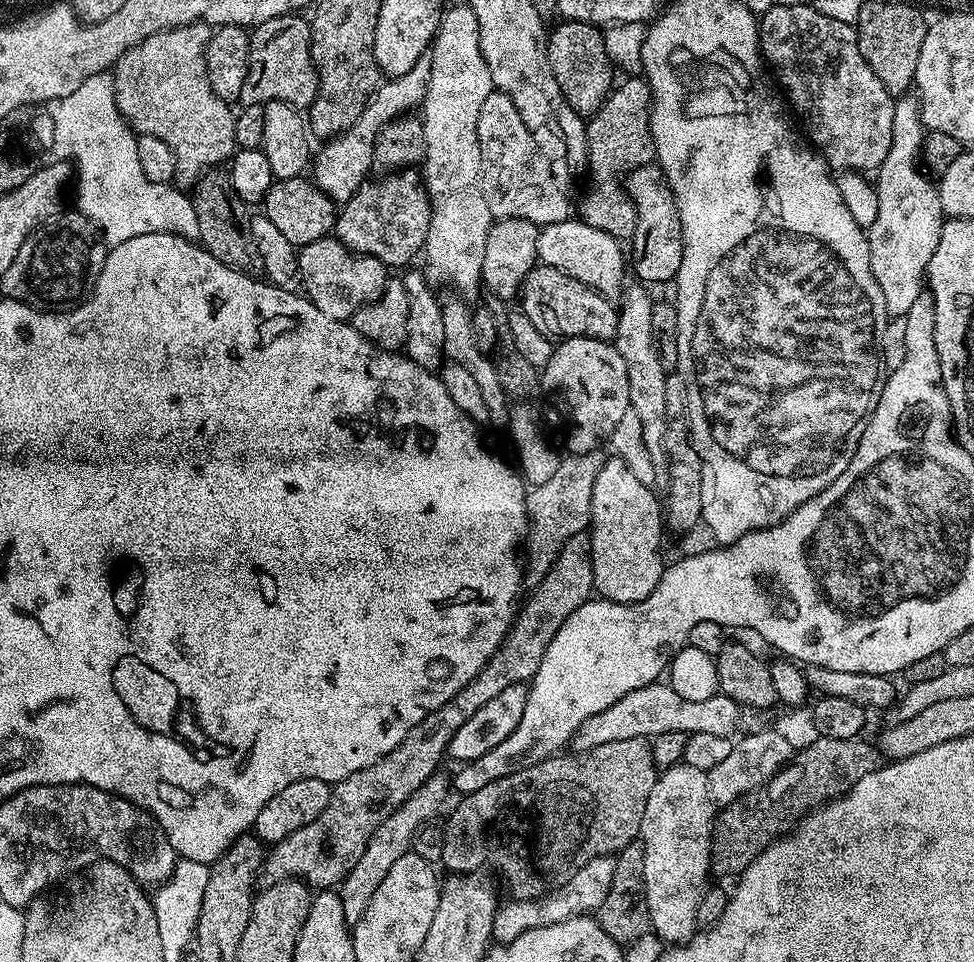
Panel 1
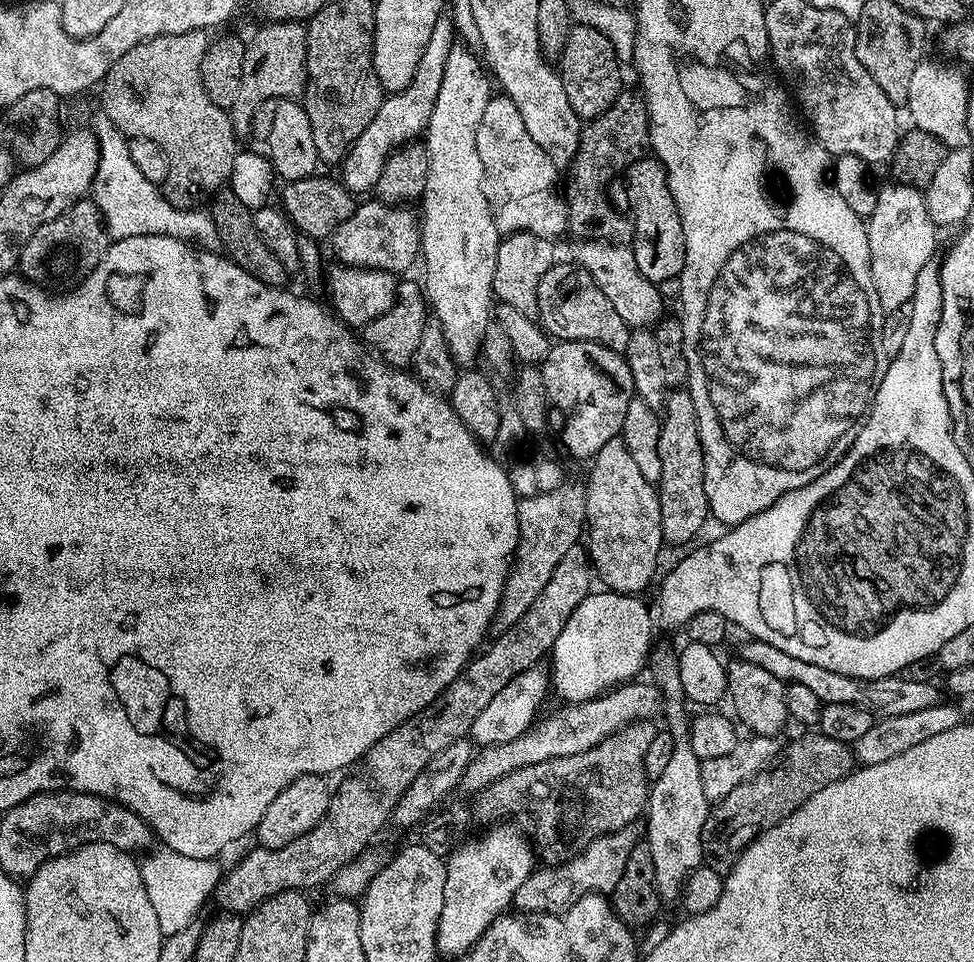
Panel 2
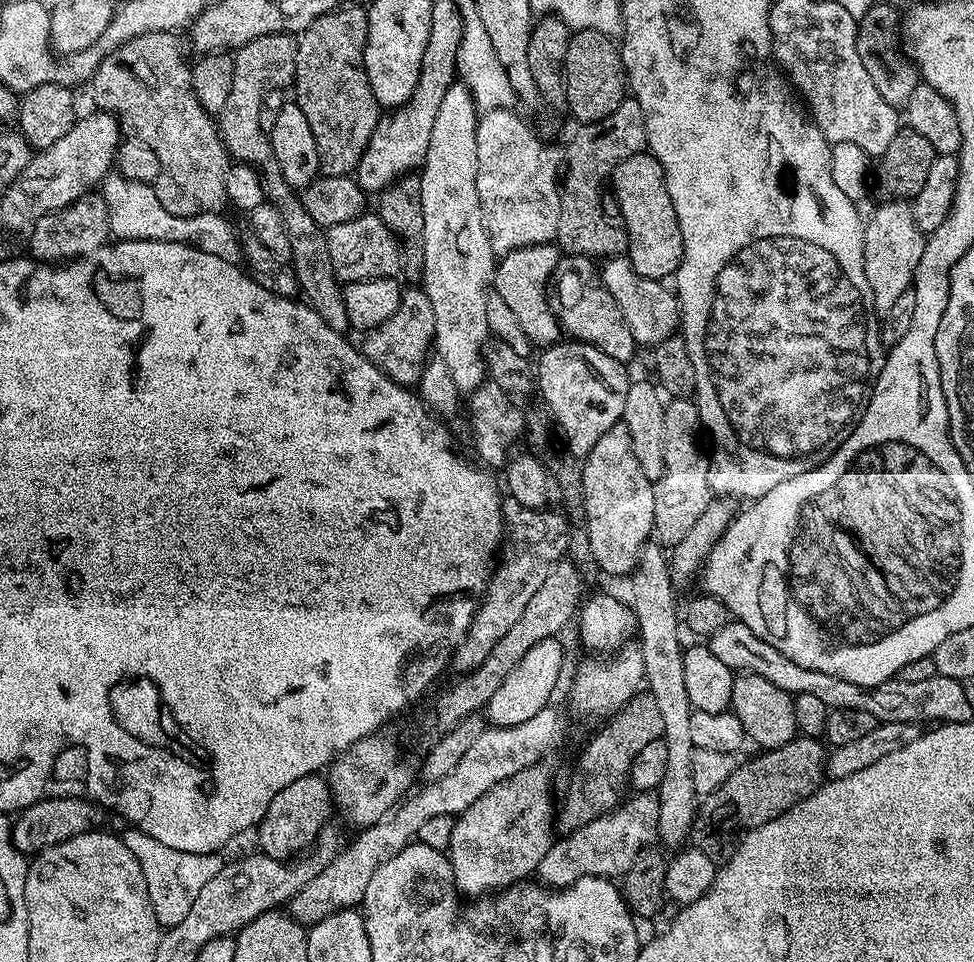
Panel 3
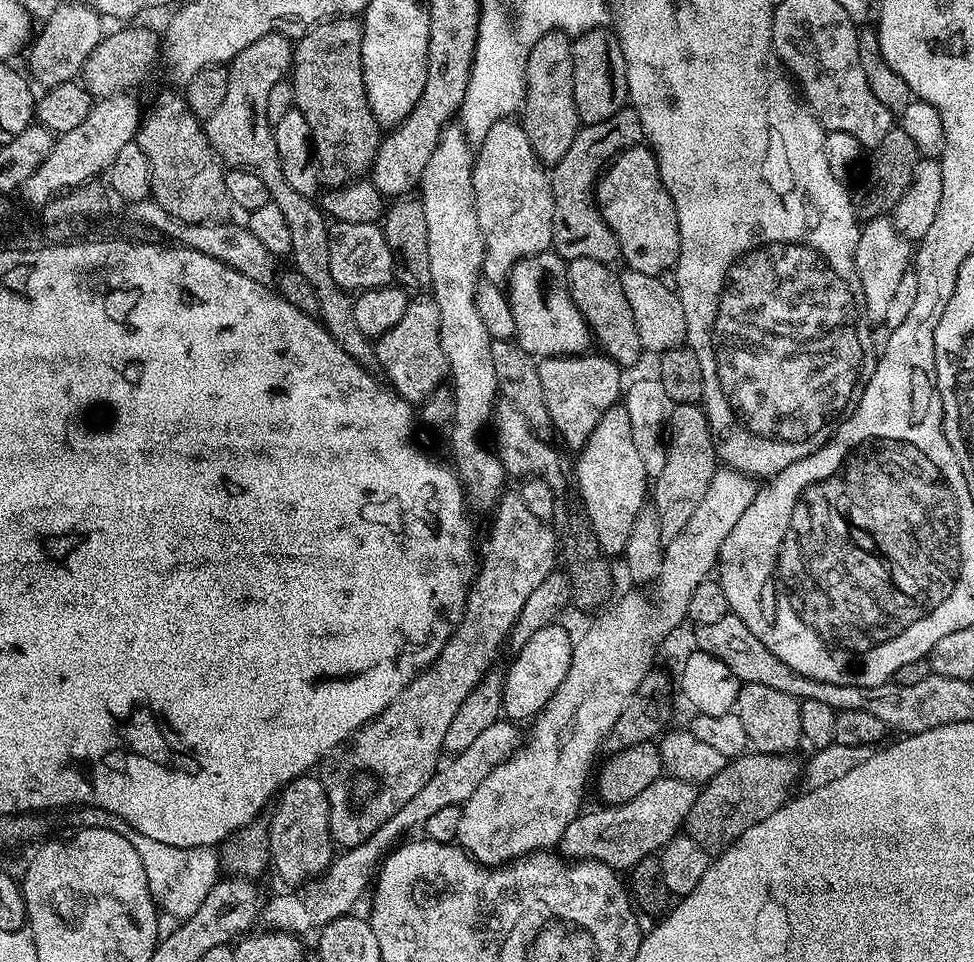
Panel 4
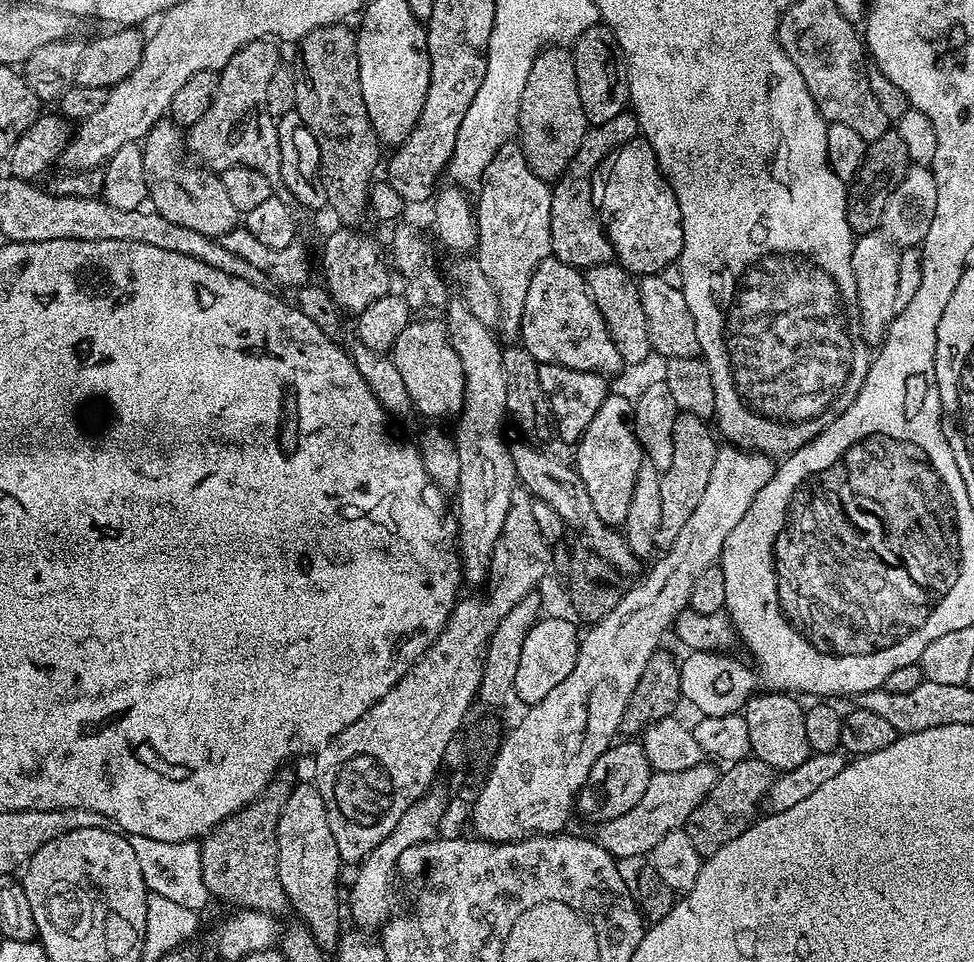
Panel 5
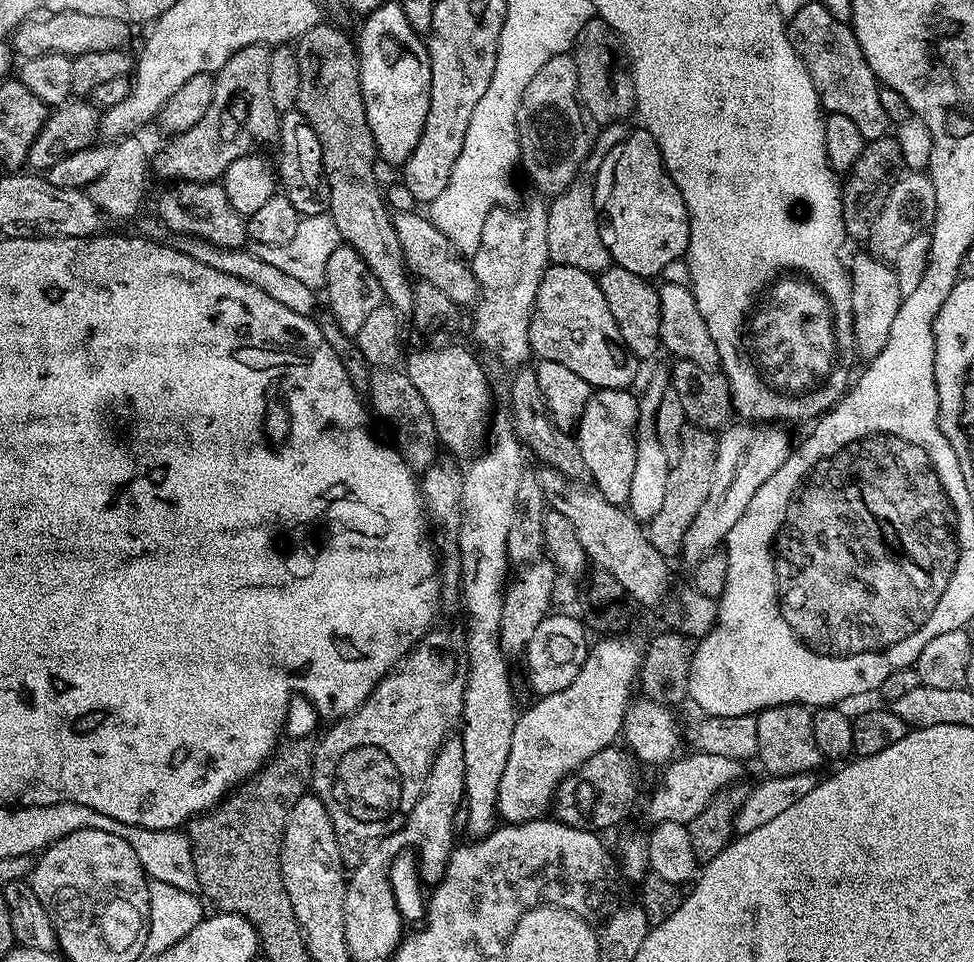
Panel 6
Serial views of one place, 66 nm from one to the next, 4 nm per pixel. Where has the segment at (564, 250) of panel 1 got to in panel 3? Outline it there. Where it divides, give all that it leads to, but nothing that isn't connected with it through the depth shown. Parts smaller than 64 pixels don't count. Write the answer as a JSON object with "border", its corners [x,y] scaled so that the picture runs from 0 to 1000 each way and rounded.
{"border":[[[644,265],[623,267],[615,285],[616,292],[622,301],[626,301],[630,314],[634,314],[634,322],[639,322],[639,331],[643,331],[643,339],[647,339],[647,347],[651,347],[654,359],[672,360],[695,348],[699,340],[698,313],[685,294],[655,286]]]}

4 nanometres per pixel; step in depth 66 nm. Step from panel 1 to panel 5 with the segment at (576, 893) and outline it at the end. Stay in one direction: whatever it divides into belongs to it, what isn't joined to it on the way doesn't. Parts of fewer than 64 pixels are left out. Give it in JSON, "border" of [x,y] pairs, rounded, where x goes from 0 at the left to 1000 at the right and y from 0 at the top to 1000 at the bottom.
{"border":[[[731,792],[708,796],[708,800],[699,802],[670,802],[667,817],[663,817],[663,825],[659,825],[659,831],[649,841],[643,842],[643,846],[638,846],[626,854],[611,858],[612,876],[633,892],[664,891],[671,884],[671,879],[676,879],[676,875],[684,871],[684,867],[701,862],[705,858],[708,846],[713,846],[721,830],[725,830],[725,825],[733,817],[736,806],[736,795]]]}

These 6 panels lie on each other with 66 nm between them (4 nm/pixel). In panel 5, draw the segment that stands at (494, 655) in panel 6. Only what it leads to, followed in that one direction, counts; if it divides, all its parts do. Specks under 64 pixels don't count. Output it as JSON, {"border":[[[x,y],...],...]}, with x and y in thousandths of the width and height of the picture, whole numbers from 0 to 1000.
{"border":[[[465,311],[459,317],[459,324],[460,350],[476,386],[476,422],[470,429],[466,446],[470,481],[474,483],[474,493],[466,512],[472,594],[477,608],[493,609],[501,602],[507,568],[520,544],[520,530],[524,530],[526,512],[532,506],[526,468],[523,458],[517,458],[522,423],[520,393],[515,393],[515,358],[505,350],[506,342],[495,339],[495,335],[483,326],[475,312]]]}

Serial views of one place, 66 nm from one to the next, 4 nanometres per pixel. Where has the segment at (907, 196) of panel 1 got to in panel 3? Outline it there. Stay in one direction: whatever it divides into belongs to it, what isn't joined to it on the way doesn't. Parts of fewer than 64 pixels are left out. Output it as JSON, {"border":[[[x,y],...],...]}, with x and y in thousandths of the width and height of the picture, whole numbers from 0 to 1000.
{"border":[[[908,210],[908,213],[887,234],[887,275],[893,306],[897,306],[900,325],[907,326],[918,319],[918,314],[932,304],[949,273],[950,242],[945,240],[932,210]]]}

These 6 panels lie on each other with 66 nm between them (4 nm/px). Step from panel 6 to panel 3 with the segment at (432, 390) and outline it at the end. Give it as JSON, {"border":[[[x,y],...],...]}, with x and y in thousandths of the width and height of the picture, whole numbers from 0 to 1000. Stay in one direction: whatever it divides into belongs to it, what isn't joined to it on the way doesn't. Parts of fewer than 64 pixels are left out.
{"border":[[[419,297],[415,299],[413,314],[409,314],[409,322],[405,322],[401,331],[396,331],[392,339],[373,346],[372,365],[375,372],[384,376],[384,380],[391,383],[400,394],[416,401],[427,401],[430,400],[435,380],[441,373],[447,352],[446,318],[441,318],[441,310],[434,298]]]}

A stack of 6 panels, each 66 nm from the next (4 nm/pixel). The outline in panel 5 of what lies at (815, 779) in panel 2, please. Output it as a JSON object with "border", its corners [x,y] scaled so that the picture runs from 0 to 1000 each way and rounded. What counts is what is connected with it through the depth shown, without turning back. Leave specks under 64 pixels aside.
{"border":[[[775,788],[746,795],[736,806],[725,830],[721,830],[721,834],[706,851],[704,863],[708,867],[708,875],[713,875],[713,884],[717,884],[721,892],[726,892],[741,884],[745,875],[758,871],[758,867],[766,864],[777,851],[776,843],[781,843],[782,830],[791,821],[794,810],[793,798],[786,796],[786,792]]]}

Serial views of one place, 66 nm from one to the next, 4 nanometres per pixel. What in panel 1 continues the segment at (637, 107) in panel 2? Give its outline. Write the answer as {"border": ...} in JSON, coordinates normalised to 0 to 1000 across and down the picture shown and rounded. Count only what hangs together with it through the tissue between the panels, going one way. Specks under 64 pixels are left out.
{"border":[[[641,81],[633,86],[613,116],[603,126],[604,134],[604,196],[595,208],[594,228],[622,239],[631,249],[648,251],[653,238],[653,215],[643,199],[643,184],[655,173],[674,166],[674,153],[669,142],[669,95],[660,81]]]}

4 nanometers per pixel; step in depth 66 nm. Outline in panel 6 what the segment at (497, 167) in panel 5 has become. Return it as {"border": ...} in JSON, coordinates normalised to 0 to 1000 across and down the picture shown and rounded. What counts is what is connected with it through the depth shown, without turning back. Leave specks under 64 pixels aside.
{"border":[[[554,208],[544,209],[539,216],[526,215],[506,216],[495,235],[491,260],[483,266],[485,284],[493,298],[485,345],[490,356],[515,377],[538,380],[546,370],[544,331],[552,310],[552,297],[565,277],[561,256],[563,217],[560,209]]]}

